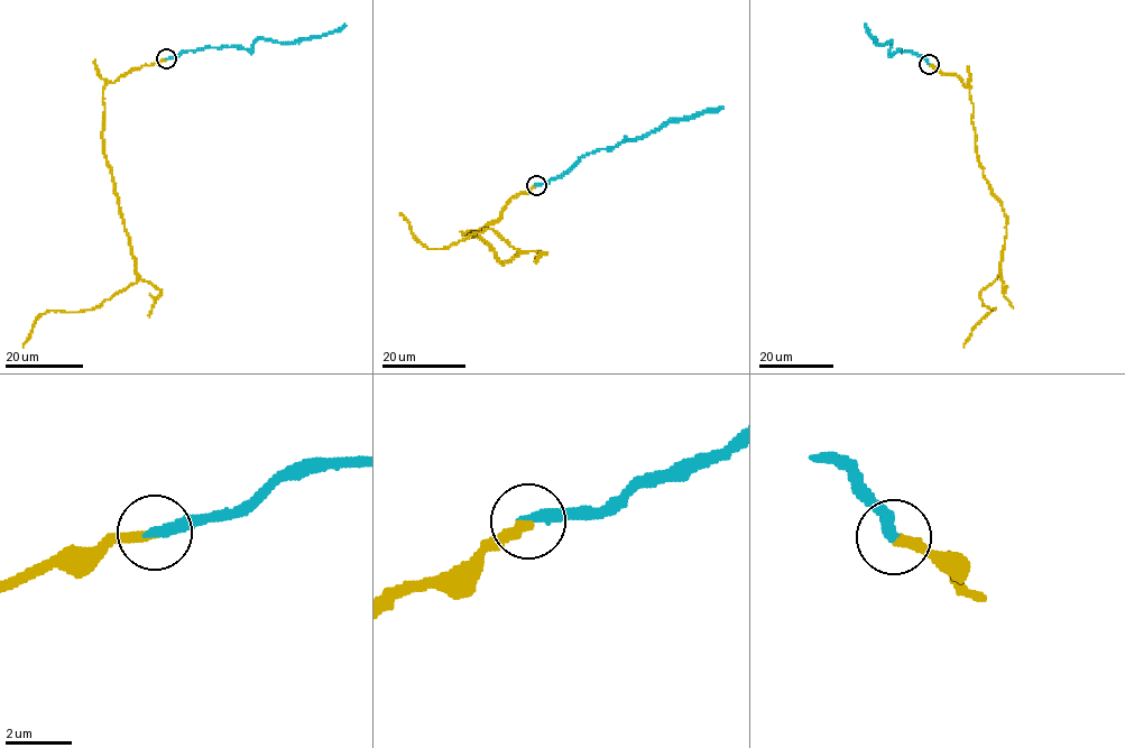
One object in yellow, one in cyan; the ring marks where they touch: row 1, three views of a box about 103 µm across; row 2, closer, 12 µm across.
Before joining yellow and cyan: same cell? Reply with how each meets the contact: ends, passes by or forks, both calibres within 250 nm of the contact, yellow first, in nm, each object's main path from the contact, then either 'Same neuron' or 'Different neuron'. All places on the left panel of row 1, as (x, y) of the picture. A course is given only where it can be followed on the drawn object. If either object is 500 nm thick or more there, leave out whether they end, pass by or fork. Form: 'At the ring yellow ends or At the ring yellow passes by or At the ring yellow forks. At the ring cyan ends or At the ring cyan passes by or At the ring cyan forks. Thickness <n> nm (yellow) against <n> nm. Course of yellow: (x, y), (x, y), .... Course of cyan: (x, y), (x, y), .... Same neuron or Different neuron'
At the ring yellow ends. At the ring cyan ends. Thickness 320 nm (yellow) against 320 nm. Course of yellow: (167, 59), (132, 68), (107, 81), (103, 89), (103, 153), (137, 280), (88, 310), (43, 313), (24, 348). Course of cyan: (167, 59), (205, 47), (240, 46), (250, 52), (258, 38), (293, 43), (339, 31), (346, 25). Same neuron

